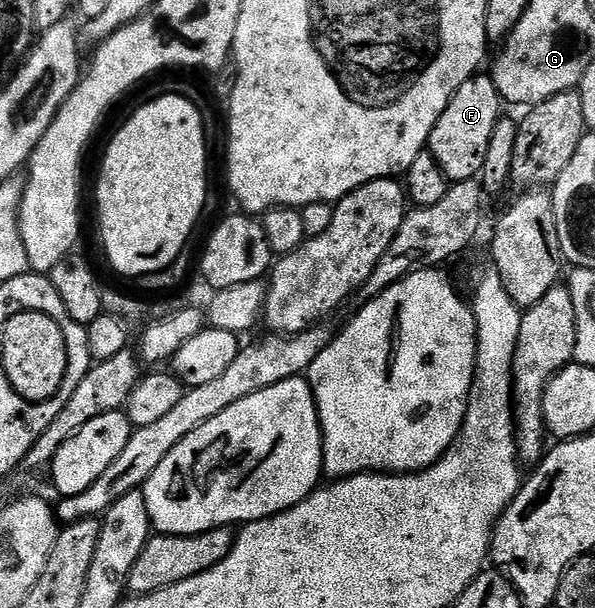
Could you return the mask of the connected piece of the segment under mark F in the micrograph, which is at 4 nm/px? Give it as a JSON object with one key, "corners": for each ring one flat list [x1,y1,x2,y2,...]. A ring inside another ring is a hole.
{"corners":[[480,72,457,88,445,112,441,112,437,124,433,124,433,132,427,141,433,160,441,164,441,172,445,172,448,182,452,184,470,182,480,177,493,130,501,117,501,99,495,87,495,79,488,75,486,78,485,74]]}

